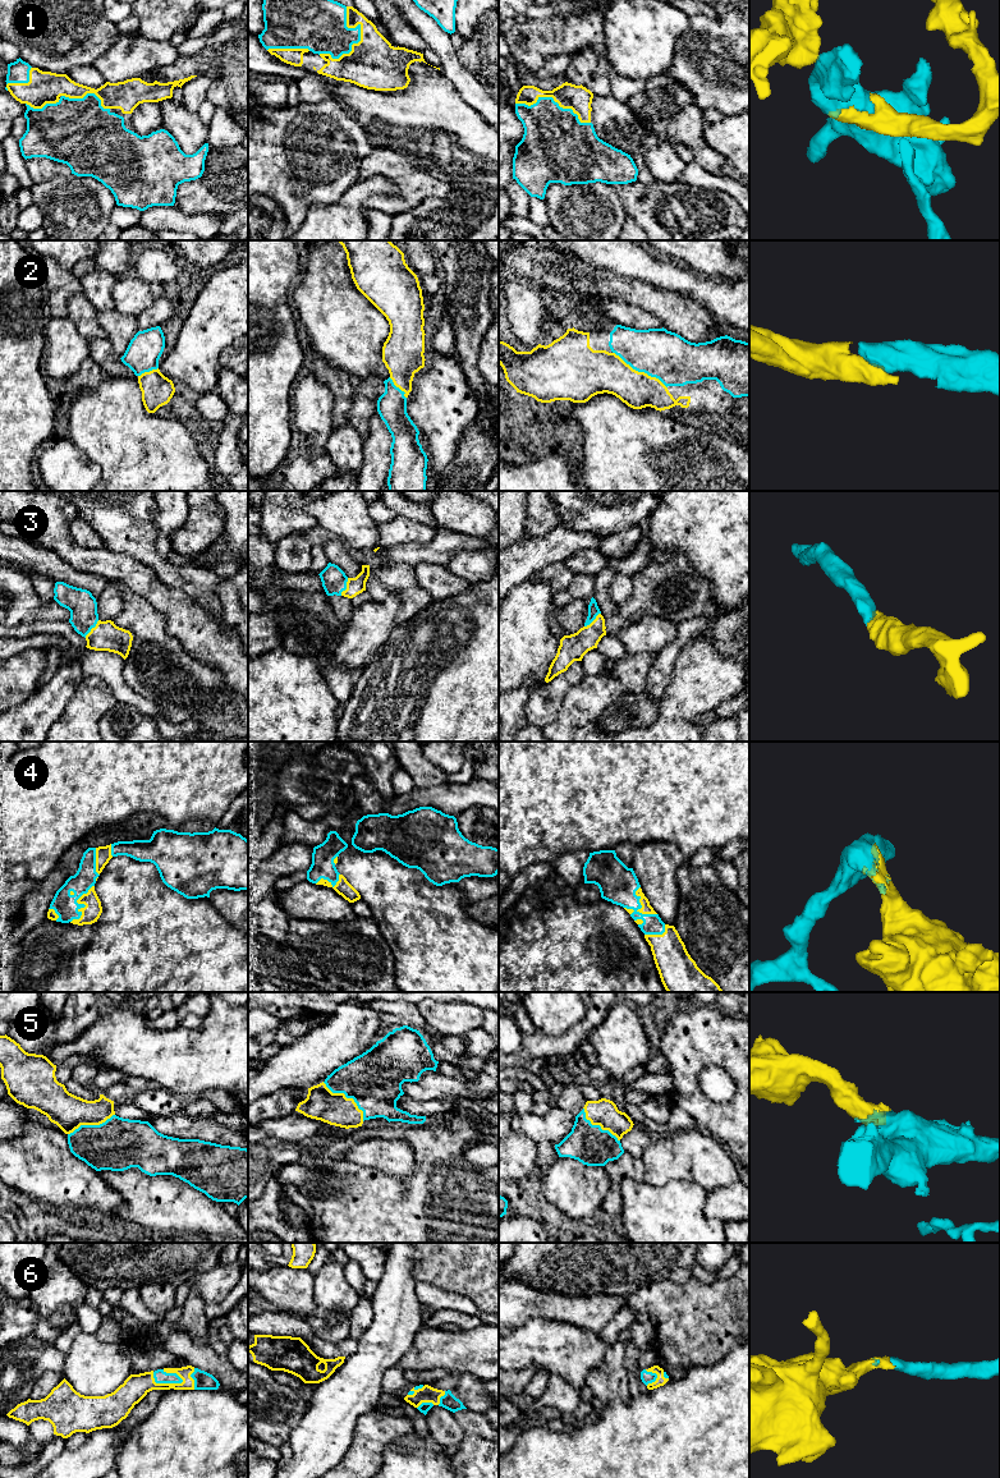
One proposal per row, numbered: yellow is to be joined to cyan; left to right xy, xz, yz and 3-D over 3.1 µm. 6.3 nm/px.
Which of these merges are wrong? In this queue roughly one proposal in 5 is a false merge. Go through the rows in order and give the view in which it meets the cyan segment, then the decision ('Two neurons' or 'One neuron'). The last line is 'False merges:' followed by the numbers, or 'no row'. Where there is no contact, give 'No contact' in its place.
1: Touches cyan in xz. One neuron
2: Touches cyan in yz. One neuron
3: Touches cyan in xy. One neuron
4: Touches cyan in yz. One neuron
5: Touches cyan in xz. One neuron
6: Touches cyan in xy. One neuron
False merges: no row

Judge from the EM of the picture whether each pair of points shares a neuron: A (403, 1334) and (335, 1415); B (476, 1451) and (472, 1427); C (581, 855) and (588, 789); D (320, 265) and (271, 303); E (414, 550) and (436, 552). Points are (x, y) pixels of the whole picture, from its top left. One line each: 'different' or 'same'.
A: same
B: same
C: different
D: different
E: same

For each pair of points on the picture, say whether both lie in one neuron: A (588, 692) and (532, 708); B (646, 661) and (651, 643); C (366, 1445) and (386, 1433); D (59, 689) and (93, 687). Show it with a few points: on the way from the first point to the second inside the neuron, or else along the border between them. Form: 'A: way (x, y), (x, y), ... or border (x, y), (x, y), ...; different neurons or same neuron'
A: border (583, 676), (569, 689), (558, 716), (547, 725); different neurons
B: border (629, 653), (648, 652), (652, 656); different neurons
C: way (371, 1440), (377, 1433), (381, 1433); same neuron
D: border (85, 675), (60, 714); different neurons

